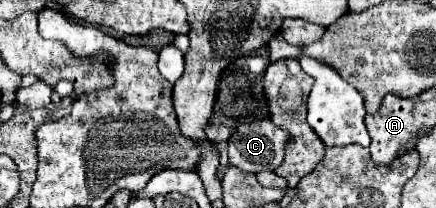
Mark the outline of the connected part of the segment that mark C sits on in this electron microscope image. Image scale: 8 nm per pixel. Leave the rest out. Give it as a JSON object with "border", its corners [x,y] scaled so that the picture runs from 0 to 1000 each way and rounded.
{"border":[[[589,577],[534,625],[521,683],[525,769],[562,827],[631,817],[649,779],[649,702],[663,644],[622,577]]]}

